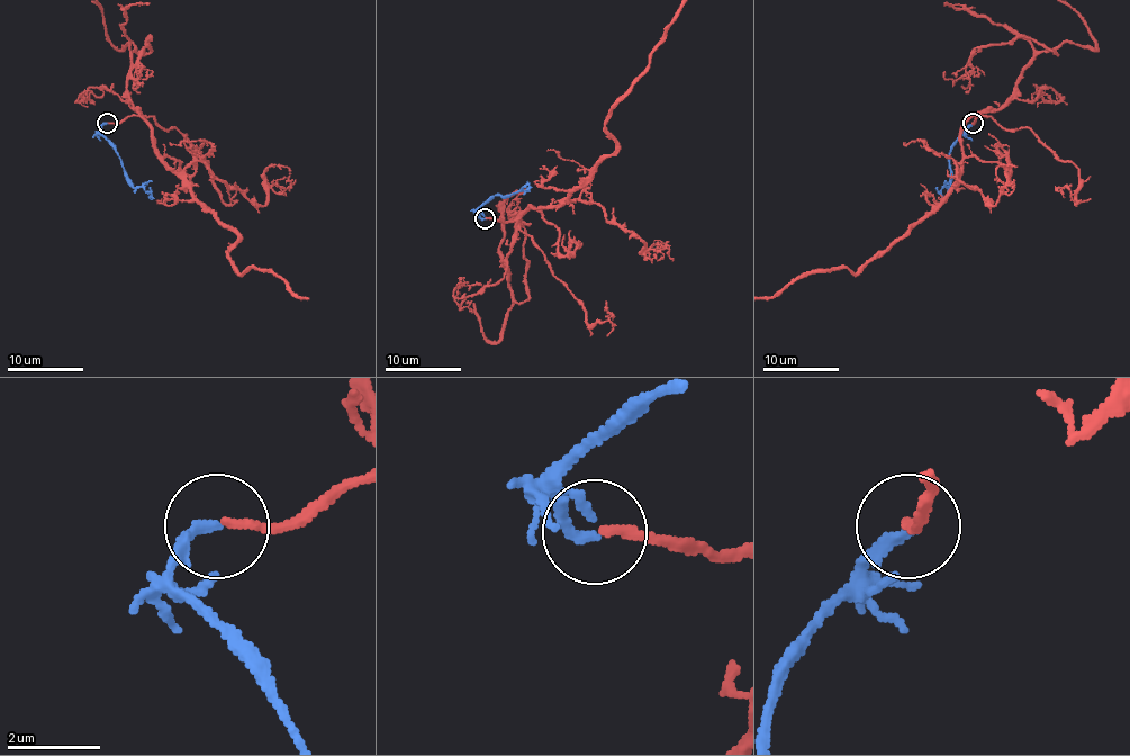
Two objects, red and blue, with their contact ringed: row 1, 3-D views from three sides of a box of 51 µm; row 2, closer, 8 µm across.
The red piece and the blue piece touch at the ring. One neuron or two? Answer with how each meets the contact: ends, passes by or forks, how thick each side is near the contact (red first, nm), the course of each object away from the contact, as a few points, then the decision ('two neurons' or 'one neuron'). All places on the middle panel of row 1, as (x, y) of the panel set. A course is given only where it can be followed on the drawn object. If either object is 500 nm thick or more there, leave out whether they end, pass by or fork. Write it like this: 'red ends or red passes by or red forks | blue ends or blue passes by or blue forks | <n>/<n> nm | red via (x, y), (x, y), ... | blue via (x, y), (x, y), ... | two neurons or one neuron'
red ends | blue ends | 180/240 nm | blue via (484, 218), (476, 210), (494, 196), (511, 196), (522, 186), (530, 190) | one neuron

